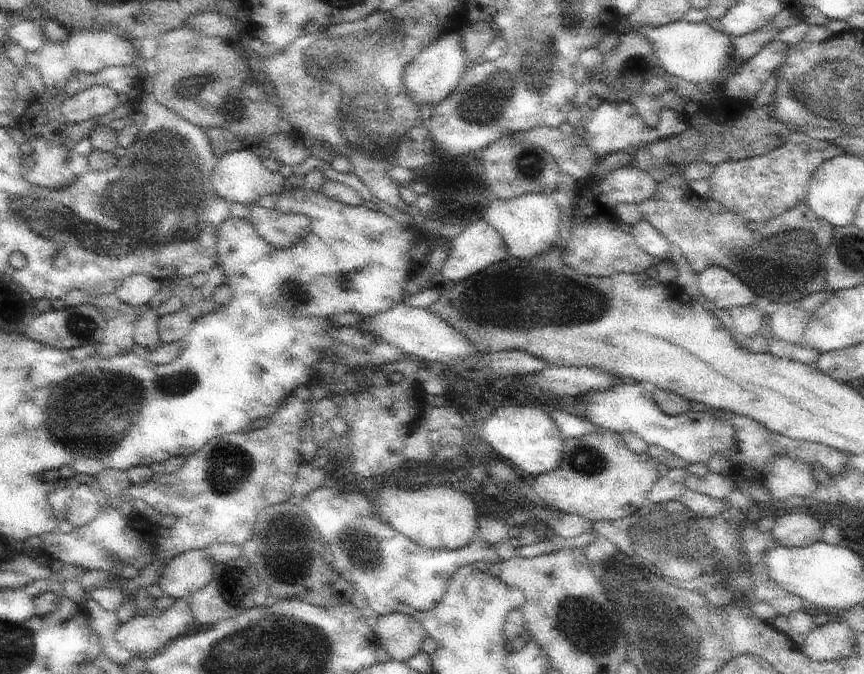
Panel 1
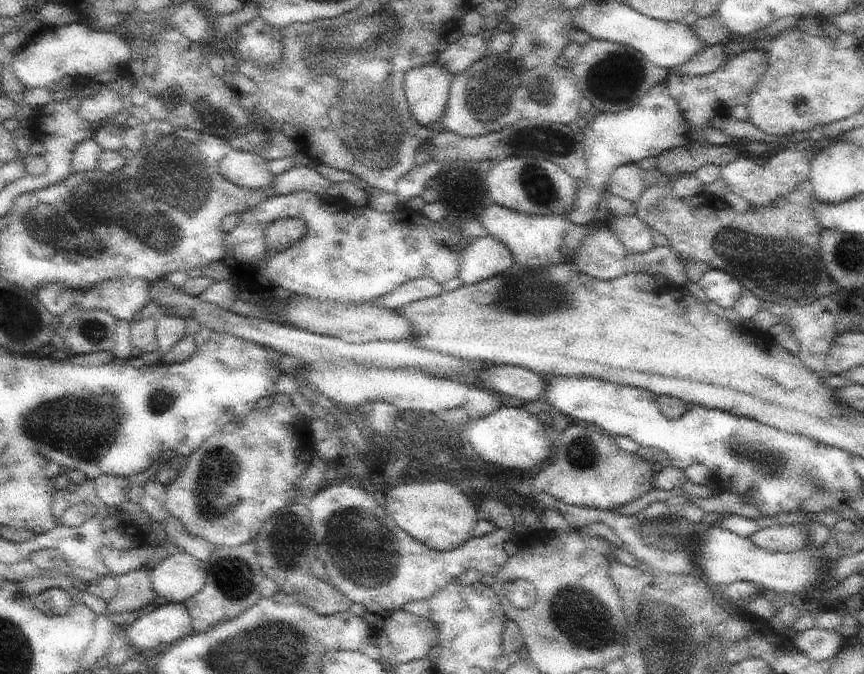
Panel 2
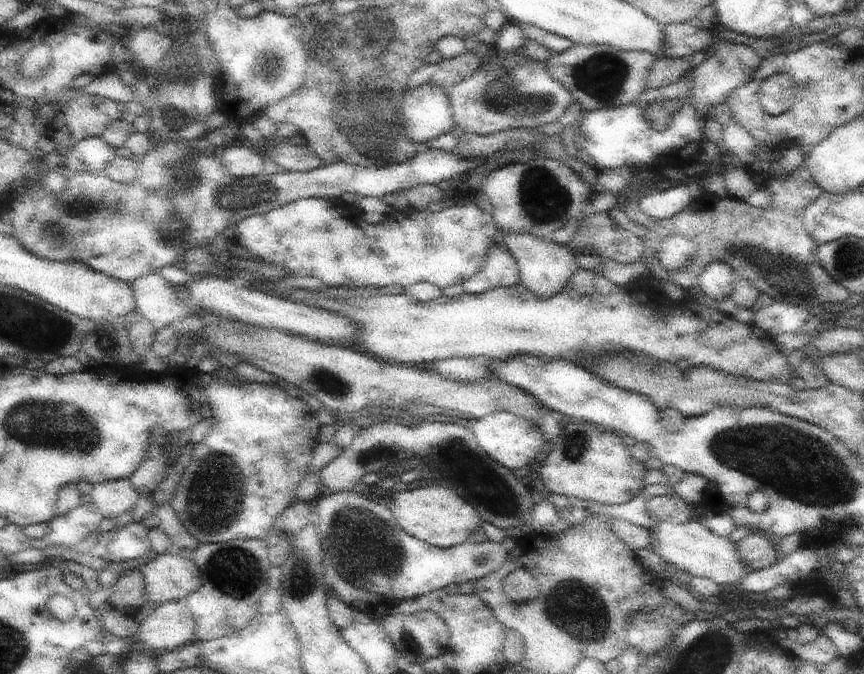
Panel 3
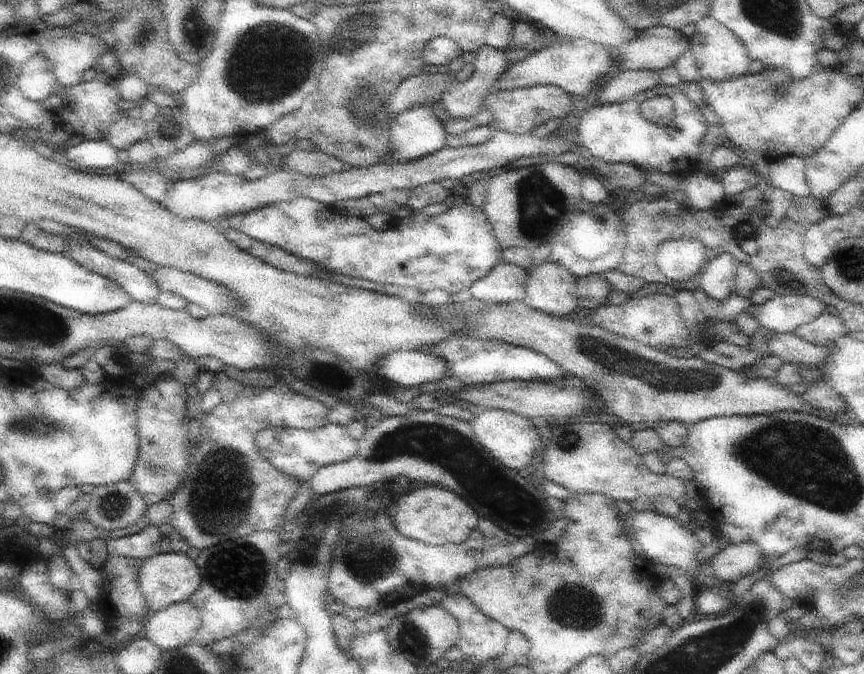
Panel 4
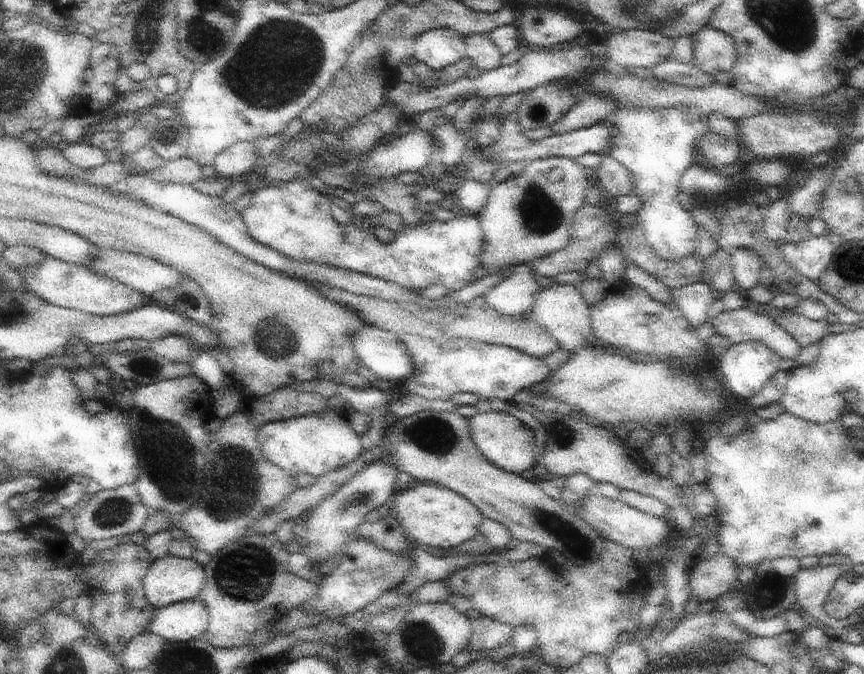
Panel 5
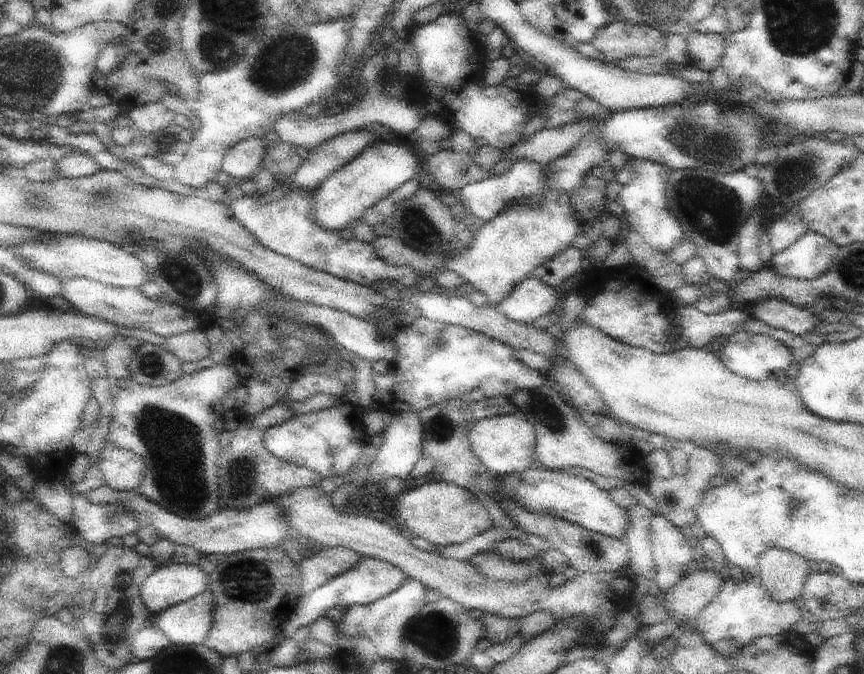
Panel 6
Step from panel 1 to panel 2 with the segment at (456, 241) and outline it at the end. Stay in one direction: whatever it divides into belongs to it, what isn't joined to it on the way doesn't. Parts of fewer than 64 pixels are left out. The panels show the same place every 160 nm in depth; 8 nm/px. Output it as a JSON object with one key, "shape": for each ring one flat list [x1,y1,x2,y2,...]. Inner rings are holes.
{"shape":[[493,236,472,238,460,260,458,277,464,284,478,284,492,276,504,274,515,264,510,250]]}

